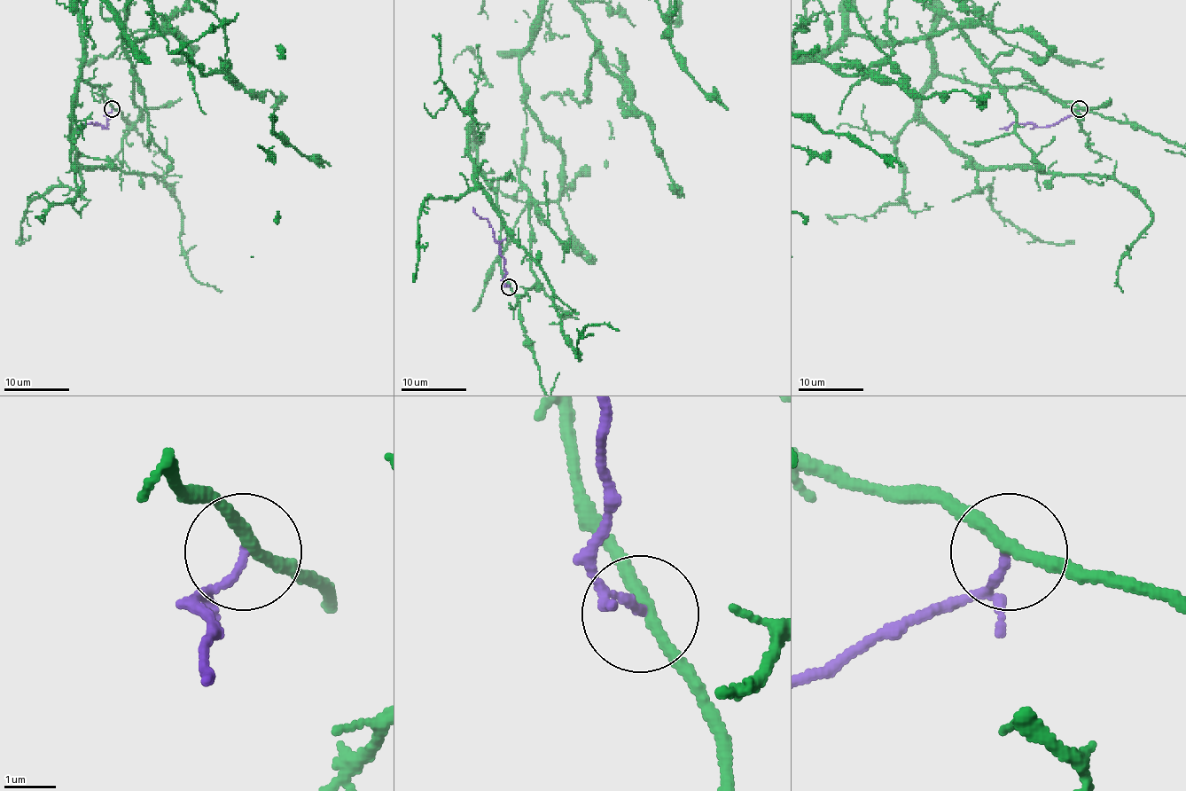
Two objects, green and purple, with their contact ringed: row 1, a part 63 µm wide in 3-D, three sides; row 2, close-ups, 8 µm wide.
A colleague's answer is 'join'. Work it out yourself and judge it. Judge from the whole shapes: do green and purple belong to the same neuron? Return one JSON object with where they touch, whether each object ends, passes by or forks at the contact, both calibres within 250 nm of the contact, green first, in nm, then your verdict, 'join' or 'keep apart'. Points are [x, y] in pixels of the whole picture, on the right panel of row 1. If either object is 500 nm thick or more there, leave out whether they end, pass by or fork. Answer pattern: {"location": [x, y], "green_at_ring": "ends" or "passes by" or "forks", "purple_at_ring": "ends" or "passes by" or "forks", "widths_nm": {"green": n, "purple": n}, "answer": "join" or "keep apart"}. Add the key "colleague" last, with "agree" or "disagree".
{"location": [1080, 108], "green_at_ring": "passes by", "purple_at_ring": "ends", "widths_nm": {"green": 240, "purple": 160}, "answer": "keep apart", "colleague": "disagree"}

